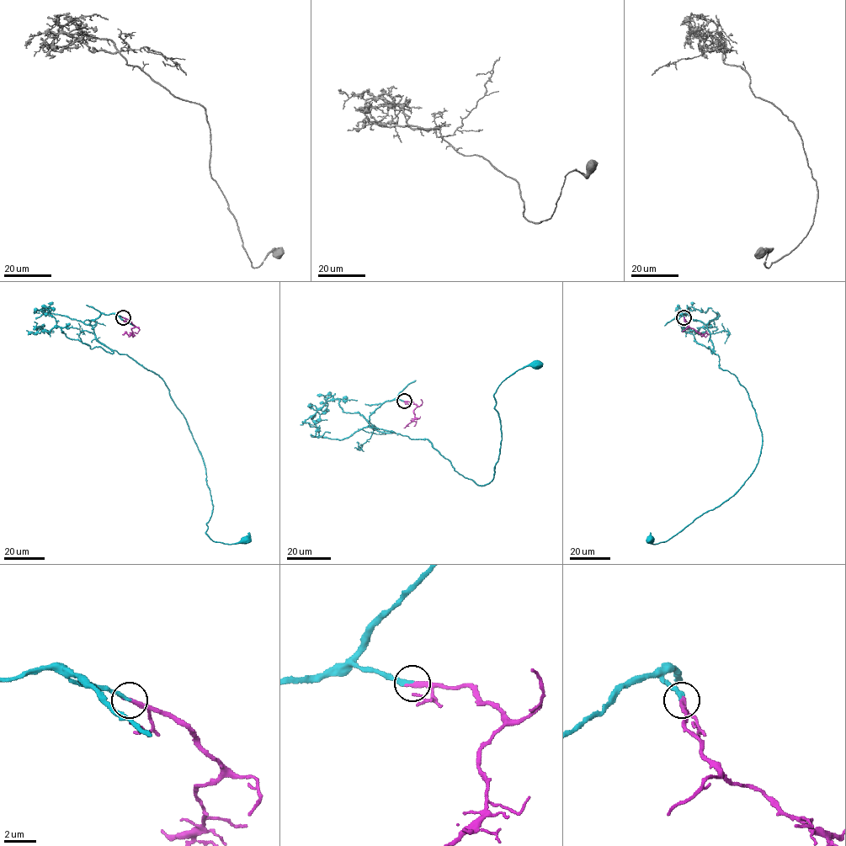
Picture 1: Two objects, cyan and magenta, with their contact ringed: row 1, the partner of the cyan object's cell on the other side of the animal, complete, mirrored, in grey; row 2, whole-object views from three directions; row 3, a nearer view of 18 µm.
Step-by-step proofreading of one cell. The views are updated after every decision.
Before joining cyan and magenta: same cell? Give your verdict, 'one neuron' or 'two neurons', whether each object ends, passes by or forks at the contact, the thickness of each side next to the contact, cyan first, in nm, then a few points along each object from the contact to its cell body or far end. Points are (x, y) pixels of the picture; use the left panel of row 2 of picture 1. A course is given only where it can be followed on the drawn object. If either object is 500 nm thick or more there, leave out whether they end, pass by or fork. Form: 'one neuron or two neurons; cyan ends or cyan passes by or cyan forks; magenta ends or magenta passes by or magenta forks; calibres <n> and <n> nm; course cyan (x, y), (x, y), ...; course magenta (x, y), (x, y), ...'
one neuron; cyan ends; magenta ends; calibres 240 and 280 nm; course cyan (123, 317), (92, 320), (94, 337), (162, 379), (204, 467), (213, 506), (205, 533), (215, 541), (245, 540); course magenta (123, 317), (134, 327), (131, 333), (122, 334)

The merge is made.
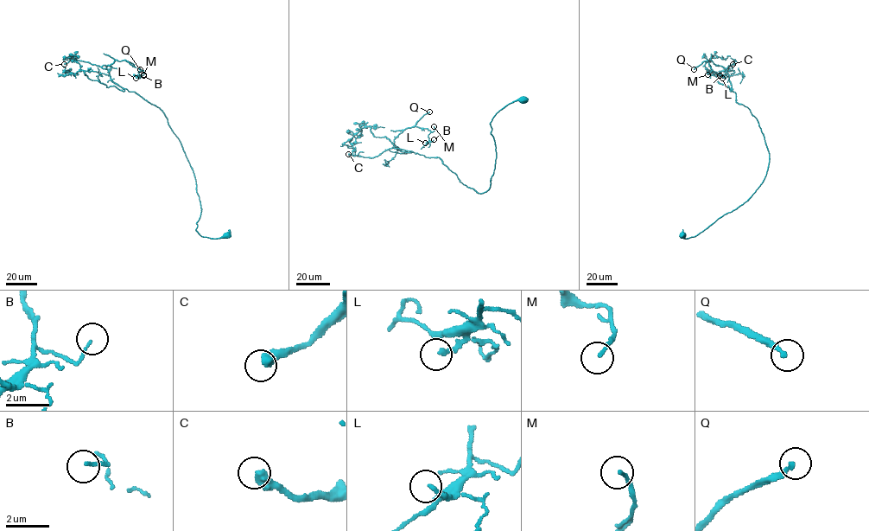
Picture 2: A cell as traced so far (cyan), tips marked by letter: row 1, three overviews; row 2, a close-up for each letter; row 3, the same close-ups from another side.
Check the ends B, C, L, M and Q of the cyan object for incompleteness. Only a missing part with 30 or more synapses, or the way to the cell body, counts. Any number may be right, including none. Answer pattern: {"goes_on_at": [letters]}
{"goes_on_at": ["C", "Q"]}

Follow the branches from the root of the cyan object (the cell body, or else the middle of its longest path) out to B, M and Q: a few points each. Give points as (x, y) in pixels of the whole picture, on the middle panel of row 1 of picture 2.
B: (523, 99), (491, 122), (496, 157), (486, 191), (464, 184), (439, 157), (394, 146), (415, 126), (434, 139)
M: (523, 99), (491, 122), (496, 157), (482, 193), (439, 157), (394, 146), (408, 128), (434, 126)
Q: (523, 99), (491, 122), (496, 157), (482, 193), (439, 157), (394, 146), (429, 111)

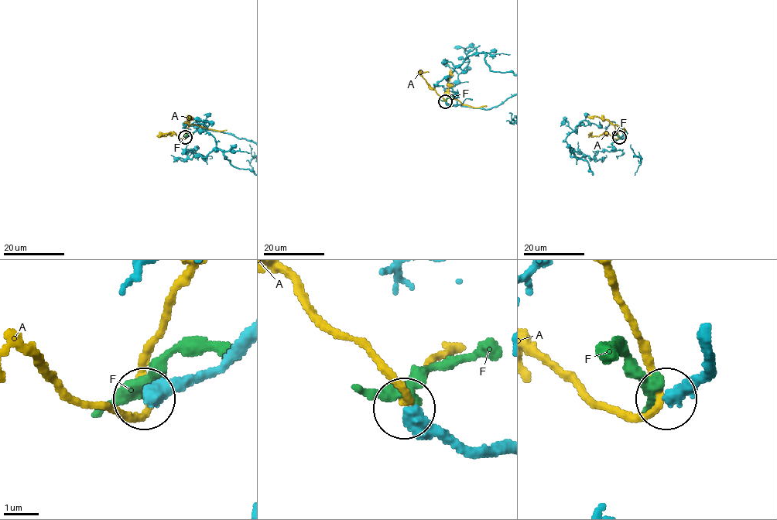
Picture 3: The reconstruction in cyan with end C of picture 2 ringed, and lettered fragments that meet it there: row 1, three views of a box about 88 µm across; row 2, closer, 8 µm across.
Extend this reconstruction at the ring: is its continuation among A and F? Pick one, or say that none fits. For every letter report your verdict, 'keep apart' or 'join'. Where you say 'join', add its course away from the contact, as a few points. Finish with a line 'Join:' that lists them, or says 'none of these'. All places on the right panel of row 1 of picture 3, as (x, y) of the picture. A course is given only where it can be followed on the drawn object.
A: keep apart
F: keep apart
Join: none of these

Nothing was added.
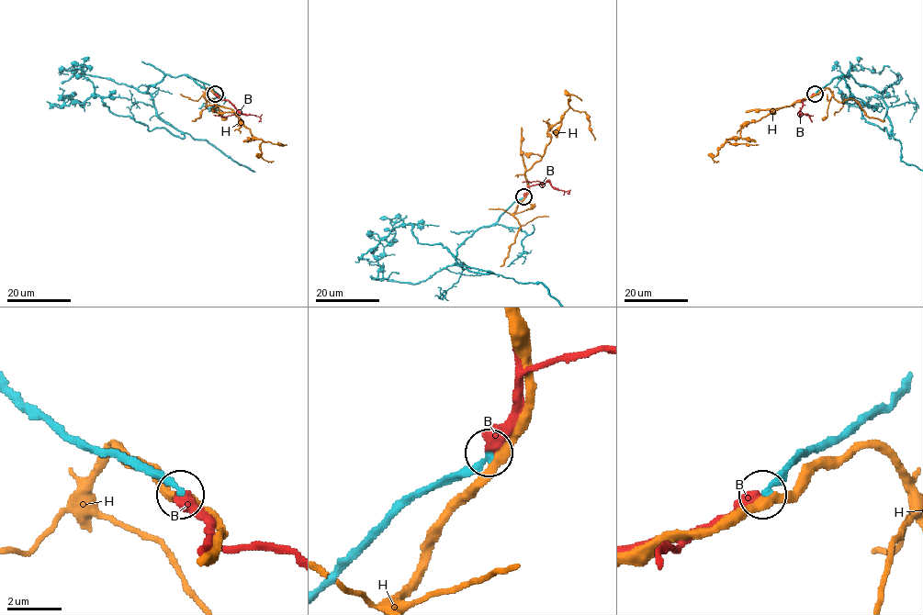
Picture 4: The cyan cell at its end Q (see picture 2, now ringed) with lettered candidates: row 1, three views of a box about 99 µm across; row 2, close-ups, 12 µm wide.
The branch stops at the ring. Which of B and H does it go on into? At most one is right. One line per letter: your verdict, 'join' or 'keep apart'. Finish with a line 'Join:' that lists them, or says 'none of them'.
B: join
H: keep apart
Join: B

